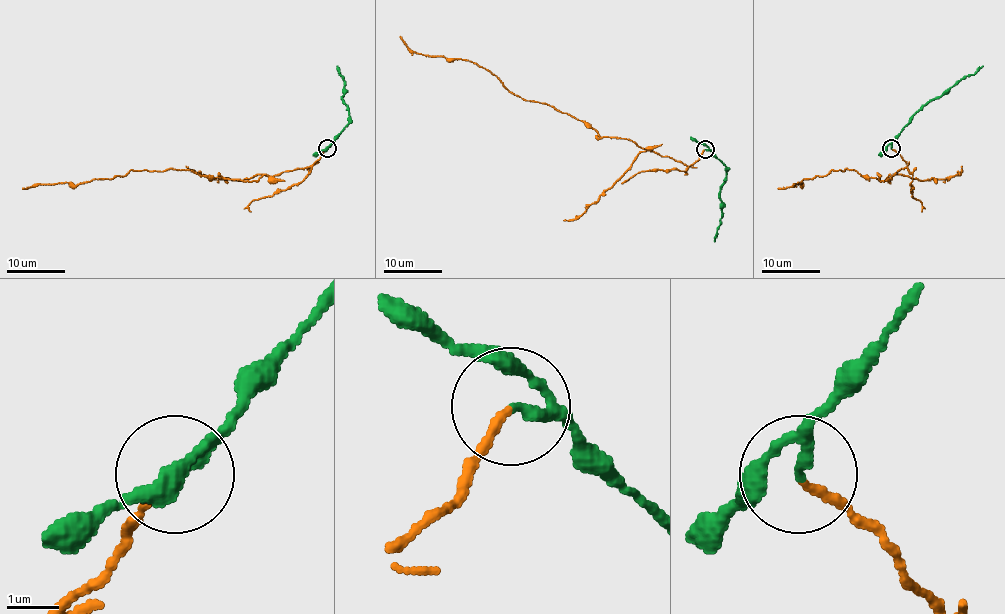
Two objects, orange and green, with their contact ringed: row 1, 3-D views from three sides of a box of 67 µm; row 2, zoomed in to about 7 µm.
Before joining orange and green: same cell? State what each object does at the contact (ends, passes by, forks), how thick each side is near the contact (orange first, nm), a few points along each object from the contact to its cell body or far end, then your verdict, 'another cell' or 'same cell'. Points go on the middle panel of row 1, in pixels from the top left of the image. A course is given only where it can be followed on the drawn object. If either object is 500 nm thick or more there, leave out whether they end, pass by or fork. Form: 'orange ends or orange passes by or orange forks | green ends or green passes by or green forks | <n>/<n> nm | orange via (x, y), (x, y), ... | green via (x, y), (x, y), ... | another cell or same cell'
orange ends | green passes by | 140/160 nm | orange via (705, 149), (689, 166), (634, 141), (602, 137), (550, 105), (513, 95), (468, 60), (413, 53), (400, 35) | green via (705, 149), (725, 166), (727, 172), (719, 192), (721, 223), (714, 242) | another cell

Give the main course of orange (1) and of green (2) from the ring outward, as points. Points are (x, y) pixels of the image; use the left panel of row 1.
1: (327, 149), (311, 165), (256, 181), (172, 169), (23, 188)
2: (327, 147), (348, 124), (349, 115), (342, 99), (343, 79), (336, 66)

